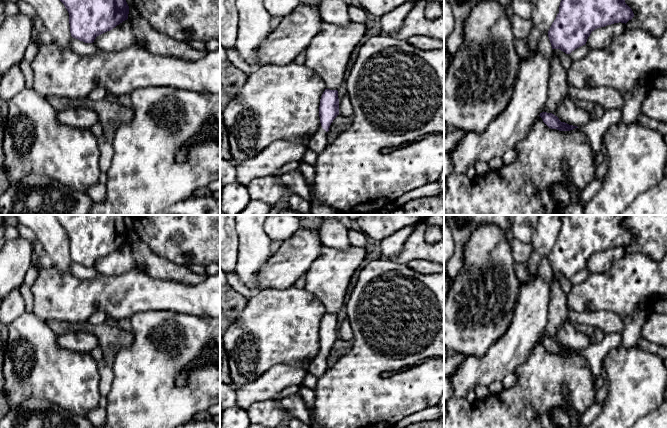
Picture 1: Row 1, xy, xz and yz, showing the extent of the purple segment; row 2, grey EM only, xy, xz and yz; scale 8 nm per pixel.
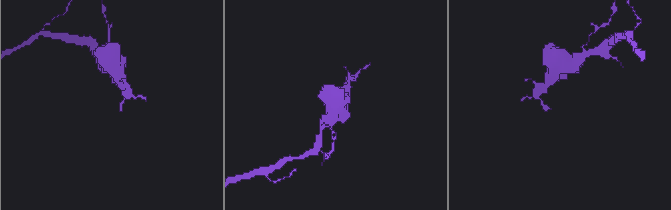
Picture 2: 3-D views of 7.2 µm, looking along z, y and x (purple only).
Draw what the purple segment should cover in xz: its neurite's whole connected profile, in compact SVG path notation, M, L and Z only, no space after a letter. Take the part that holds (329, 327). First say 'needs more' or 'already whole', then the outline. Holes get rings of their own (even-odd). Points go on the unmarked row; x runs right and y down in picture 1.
needs more | M325 313L320 323L319 341L321 352L308 365L308 372L317 379L328 369L327 357L333 344L339 339L337 314Z

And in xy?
already whole | M54 215L69 237L71 260L85 267L93 267L97 260L112 254L128 243L129 230L125 215Z

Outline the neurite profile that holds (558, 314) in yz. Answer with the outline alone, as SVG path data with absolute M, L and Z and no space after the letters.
M548 257L541 259L536 276L542 277L551 282L548 324L541 337L552 337L558 341L558 329L568 320L568 310L565 298L566 293L562 291L560 285L553 279Z

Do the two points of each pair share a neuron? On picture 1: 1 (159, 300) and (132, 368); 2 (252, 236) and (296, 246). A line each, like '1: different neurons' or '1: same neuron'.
1: different neurons
2: different neurons

